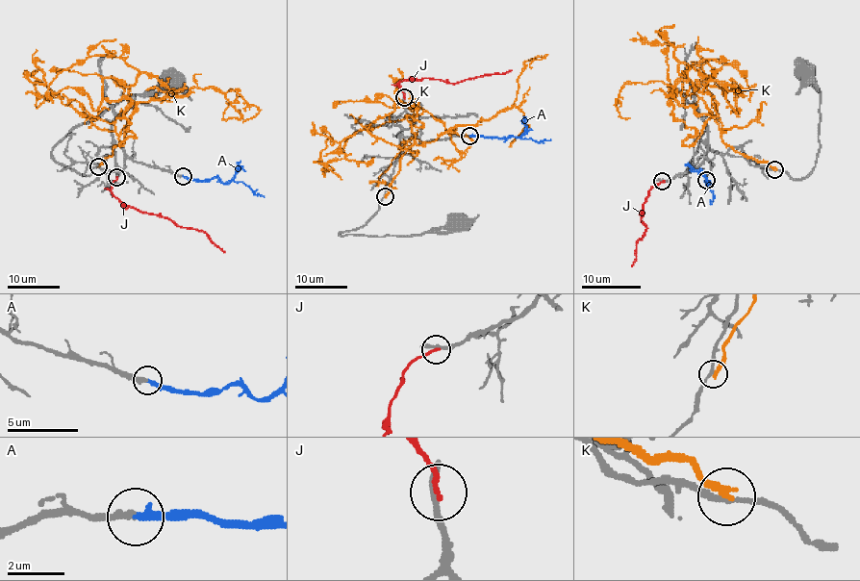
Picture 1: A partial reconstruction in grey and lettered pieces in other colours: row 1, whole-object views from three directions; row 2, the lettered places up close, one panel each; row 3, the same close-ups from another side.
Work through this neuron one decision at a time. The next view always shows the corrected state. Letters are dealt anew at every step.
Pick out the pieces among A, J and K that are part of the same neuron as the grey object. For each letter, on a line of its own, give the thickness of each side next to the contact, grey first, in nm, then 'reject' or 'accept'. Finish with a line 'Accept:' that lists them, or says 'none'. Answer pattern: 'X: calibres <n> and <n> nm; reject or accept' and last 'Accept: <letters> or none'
A: calibres 280 and 280 nm; accept
J: calibres 300 and 180 nm; reject
K: calibres 180 and 240 nm; reject
Accept: A

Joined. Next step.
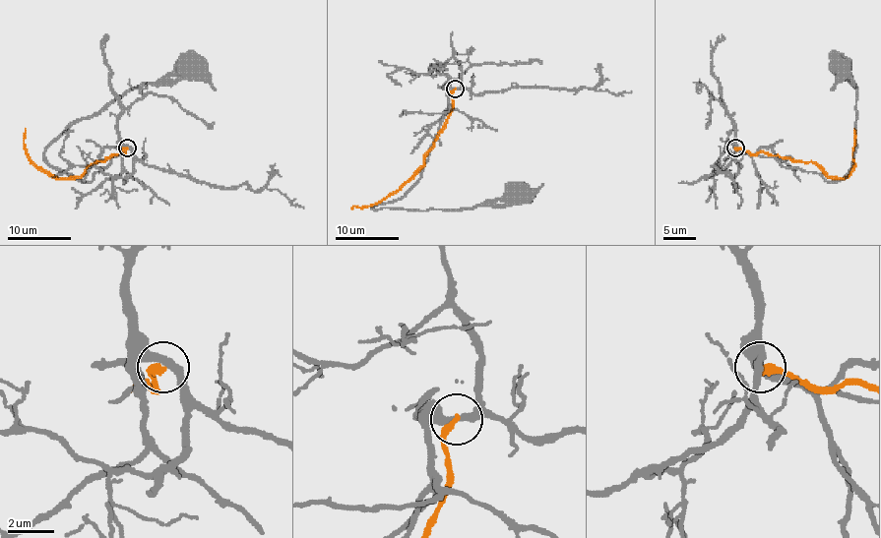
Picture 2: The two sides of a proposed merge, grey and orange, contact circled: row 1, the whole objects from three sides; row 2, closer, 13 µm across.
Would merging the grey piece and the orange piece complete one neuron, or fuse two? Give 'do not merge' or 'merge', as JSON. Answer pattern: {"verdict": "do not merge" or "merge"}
{"verdict": "do not merge"}

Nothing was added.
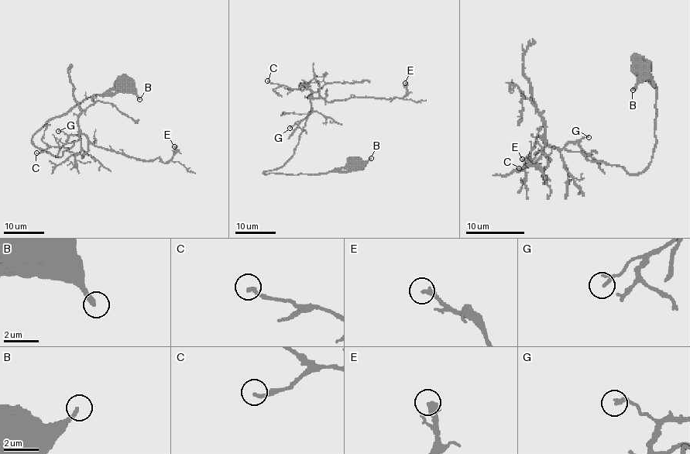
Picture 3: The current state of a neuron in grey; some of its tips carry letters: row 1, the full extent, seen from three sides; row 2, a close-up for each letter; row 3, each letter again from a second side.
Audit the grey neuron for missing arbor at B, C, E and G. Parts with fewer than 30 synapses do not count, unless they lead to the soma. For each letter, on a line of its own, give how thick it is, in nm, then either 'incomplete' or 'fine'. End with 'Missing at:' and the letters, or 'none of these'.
B: 280 nm | fine
C: 200 nm | fine
E: 280 nm | incomplete
G: 220 nm | fine
Missing at: E

